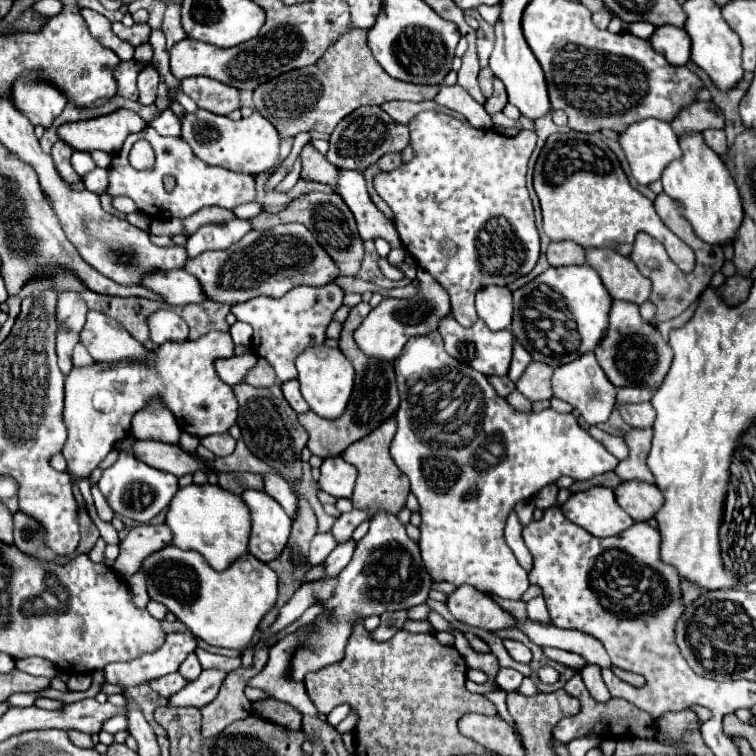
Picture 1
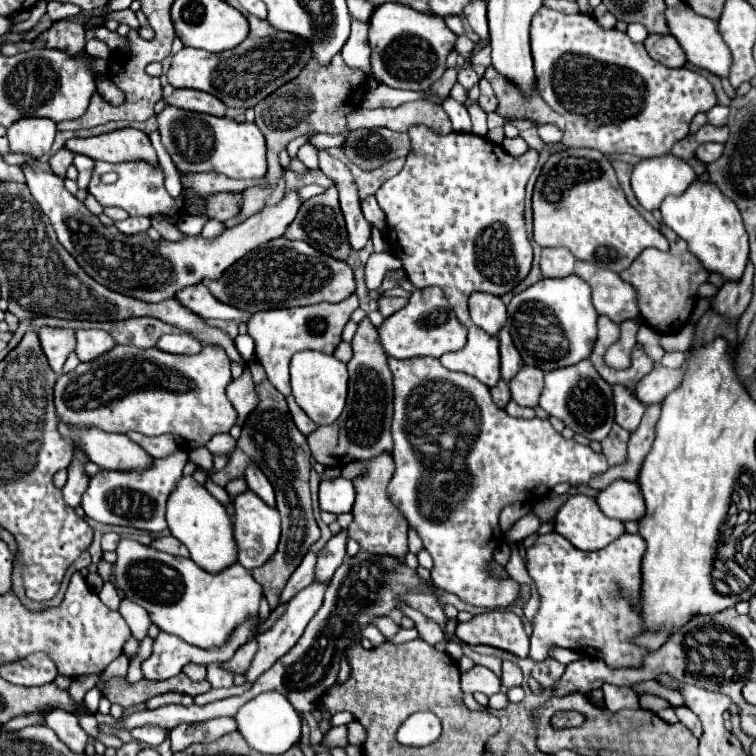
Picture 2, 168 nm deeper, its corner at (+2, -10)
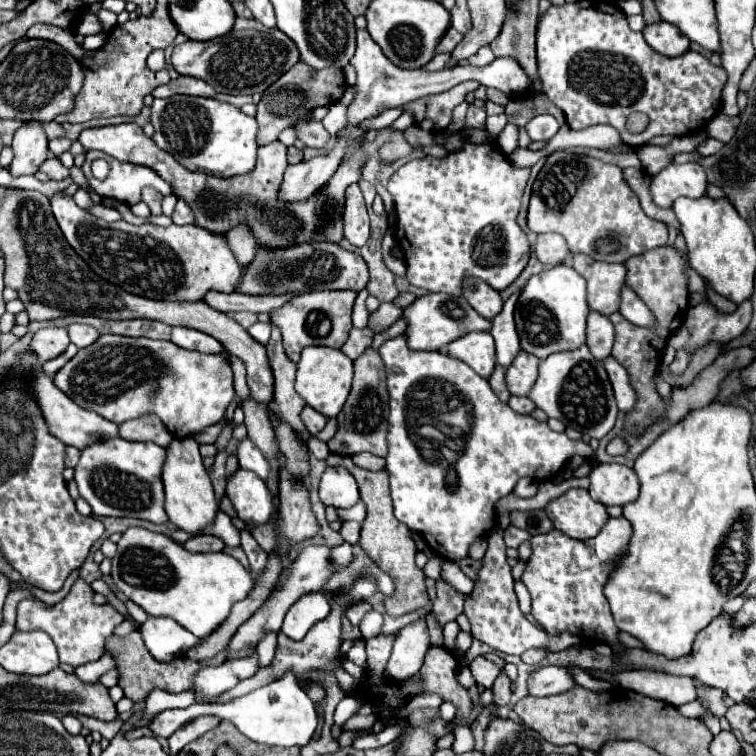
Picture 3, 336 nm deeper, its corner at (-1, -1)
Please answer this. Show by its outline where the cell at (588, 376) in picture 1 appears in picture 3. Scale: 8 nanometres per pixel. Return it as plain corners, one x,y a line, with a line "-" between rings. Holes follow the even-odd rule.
586,344
576,350
554,352
548,358
540,360
538,380
528,392
528,398
550,418
556,418
568,428
574,428
596,440
604,438
612,430
618,416
608,374
602,362
590,354

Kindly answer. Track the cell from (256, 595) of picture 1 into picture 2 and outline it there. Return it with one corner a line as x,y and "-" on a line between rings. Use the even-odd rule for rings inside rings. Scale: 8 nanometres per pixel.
121,539
117,545
115,581
125,597
149,611
161,631
179,635
201,649
223,647
235,629
259,615
263,599
263,587
239,563
211,575
191,559
159,553
133,539

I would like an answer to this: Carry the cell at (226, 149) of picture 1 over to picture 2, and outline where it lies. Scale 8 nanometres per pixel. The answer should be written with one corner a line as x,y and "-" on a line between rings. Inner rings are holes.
167,105
159,115
159,133
181,173
215,171
231,179
259,179
267,173
267,141
255,123
235,123
229,117
183,111

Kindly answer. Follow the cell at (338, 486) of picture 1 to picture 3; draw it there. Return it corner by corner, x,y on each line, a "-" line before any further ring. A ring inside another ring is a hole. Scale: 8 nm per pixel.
326,468
320,478
320,500
324,506
334,508
350,508
358,502
358,484
354,482
354,476
342,468

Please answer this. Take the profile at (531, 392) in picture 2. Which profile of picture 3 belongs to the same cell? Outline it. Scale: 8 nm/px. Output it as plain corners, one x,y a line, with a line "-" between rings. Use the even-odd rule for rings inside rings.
524,350
518,352
510,368
506,370
506,384
510,394
514,396
526,396
530,392
530,386
534,386
538,376
538,364
540,360
532,354
526,354

